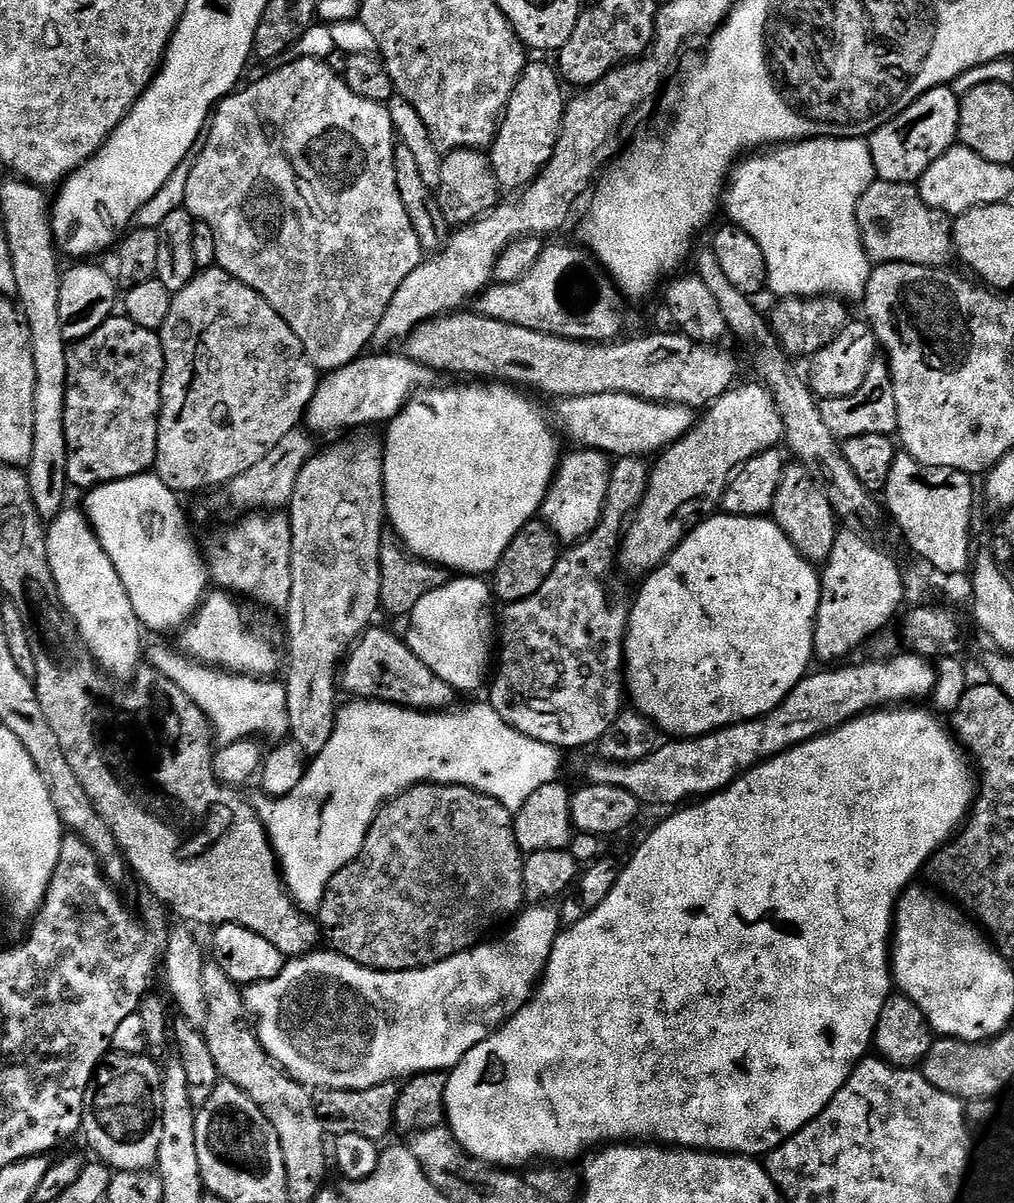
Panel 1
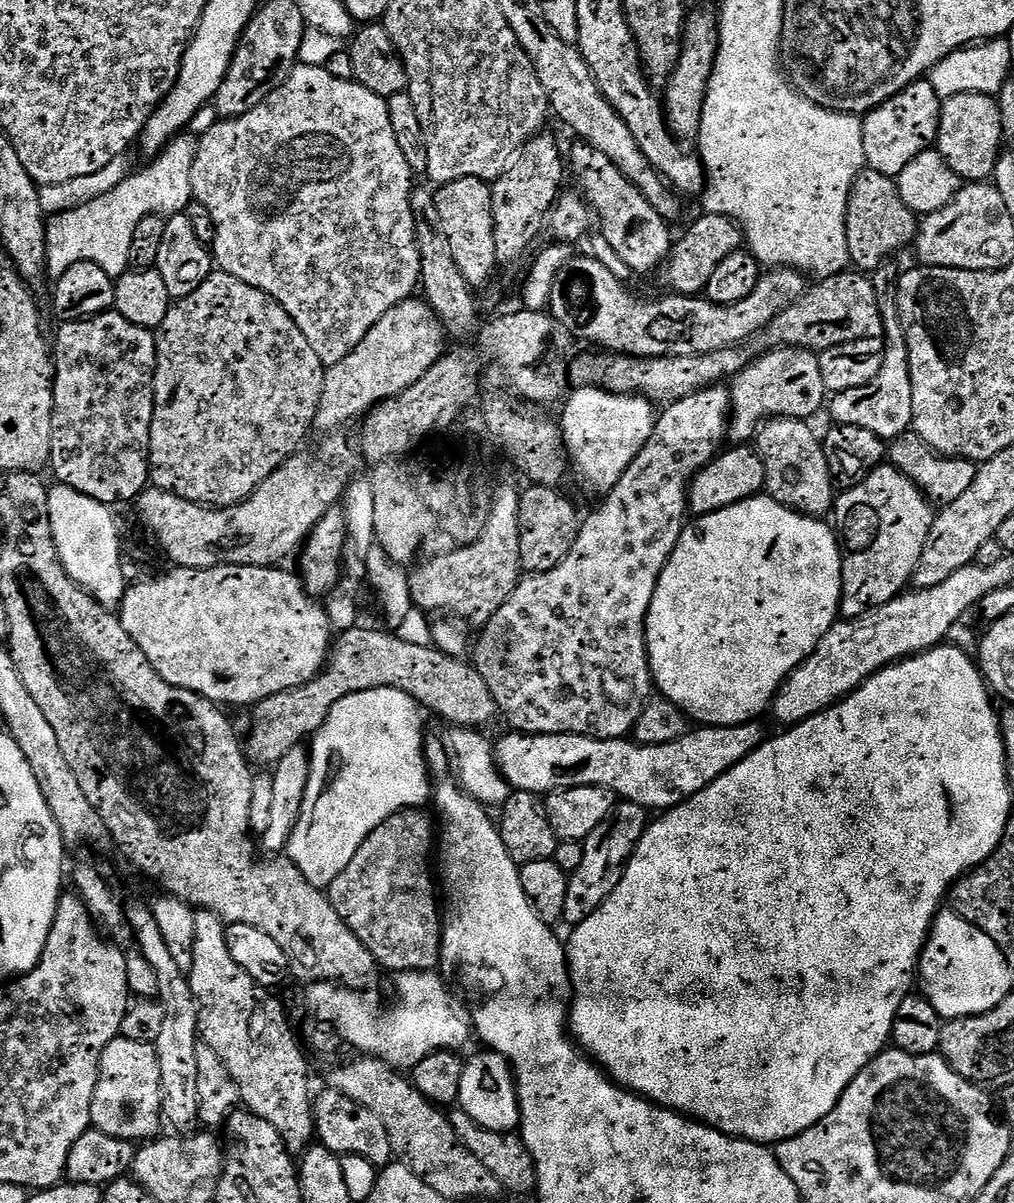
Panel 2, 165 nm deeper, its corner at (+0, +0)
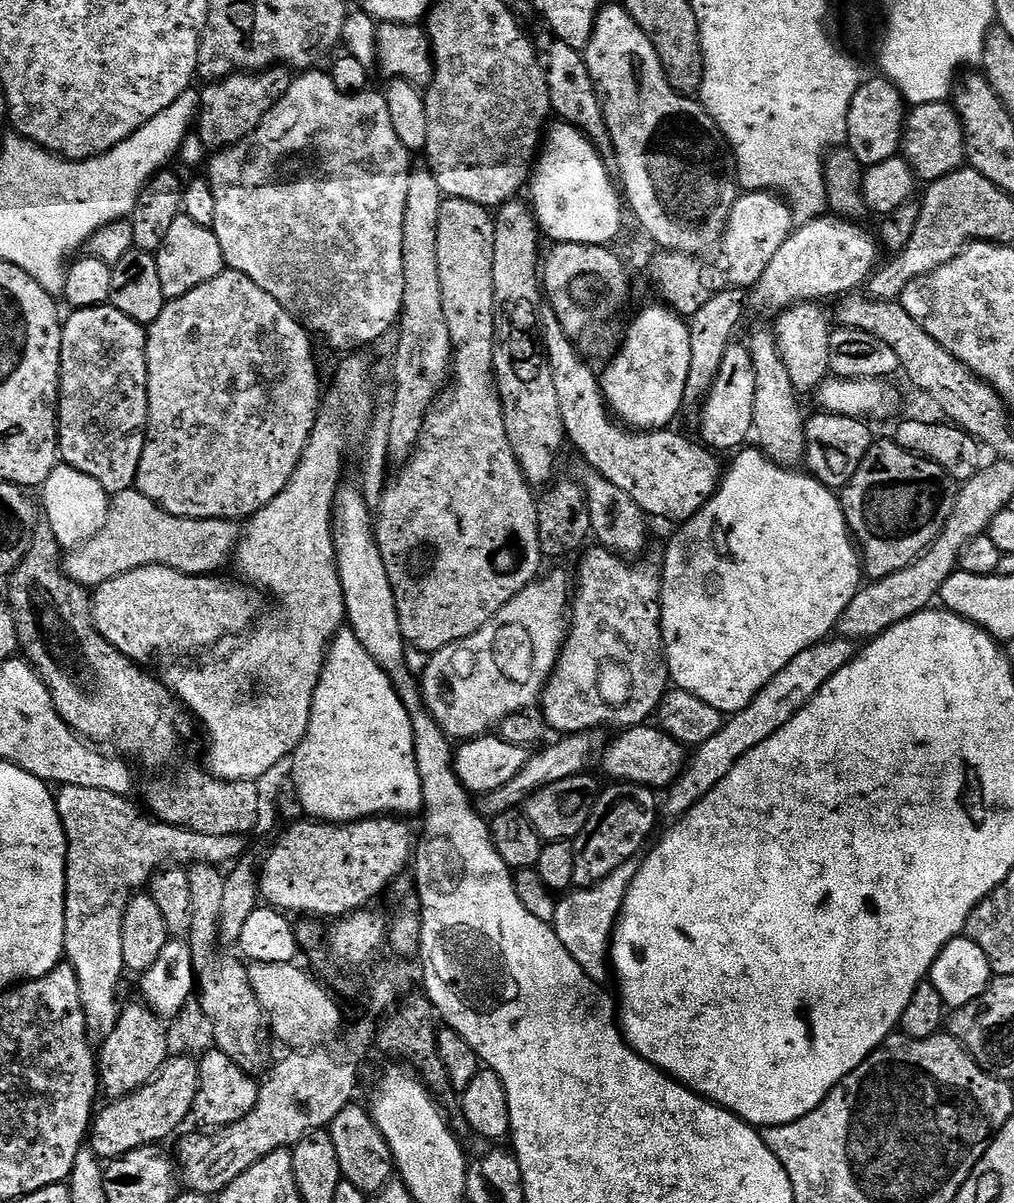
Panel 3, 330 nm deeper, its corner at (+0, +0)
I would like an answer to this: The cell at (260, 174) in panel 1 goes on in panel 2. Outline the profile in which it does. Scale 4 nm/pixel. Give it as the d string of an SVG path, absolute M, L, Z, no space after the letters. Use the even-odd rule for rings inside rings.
M297 63L288 81L278 86L278 90L274 90L274 94L261 104L254 106L254 110L241 116L217 119L216 125L199 139L192 174L193 194L195 203L206 206L214 218L216 241L210 245L210 251L215 267L226 274L234 274L234 278L242 278L242 282L270 294L279 302L282 310L294 318L298 330L306 334L306 342L314 346L314 354L318 354L326 366L342 362L342 358L346 358L346 354L350 354L350 350L354 350L354 346L374 330L374 322L378 322L382 314L394 310L394 306L404 300L413 299L415 292L412 291L417 291L420 282L420 251L412 213L414 173L398 147L398 138L394 138L385 97L366 90L366 86L353 79L334 78L327 67Z

